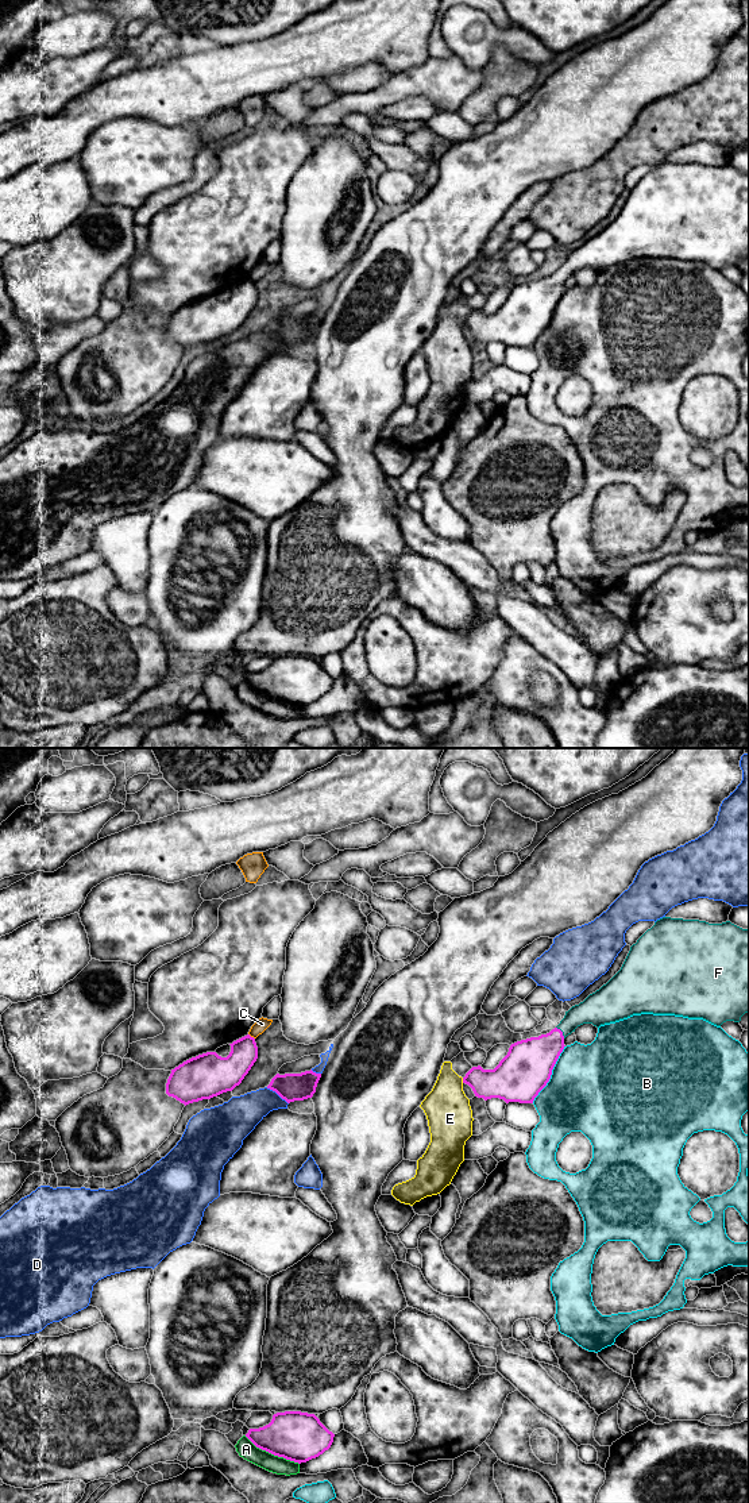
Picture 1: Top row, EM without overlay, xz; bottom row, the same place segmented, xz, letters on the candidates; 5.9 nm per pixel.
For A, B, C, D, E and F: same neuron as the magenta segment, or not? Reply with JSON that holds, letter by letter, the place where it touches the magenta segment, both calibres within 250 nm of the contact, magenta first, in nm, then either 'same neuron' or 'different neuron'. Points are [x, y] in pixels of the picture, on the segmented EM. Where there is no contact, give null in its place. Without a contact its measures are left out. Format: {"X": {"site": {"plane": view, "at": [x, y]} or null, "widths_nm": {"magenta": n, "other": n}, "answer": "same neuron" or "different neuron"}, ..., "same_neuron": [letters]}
{"A": {"site": {"plane": "xz", "at": [271, 1453]}, "widths_nm": {"magenta": 300, "other": 110}, "answer": "different neuron"}, "B": {"site": {"plane": "xz", "at": [551, 1074]}, "widths_nm": {"magenta": 300, "other": 500}, "answer": "different neuron"}, "C": {"site": {"plane": "xz", "at": [250, 1036]}, "widths_nm": {"magenta": 180, "other": 80}, "answer": "different neuron"}, "D": {"site": {"plane": "xz", "at": [277, 1093]}, "widths_nm": {"magenta": 160, "other": 220}, "answer": "different neuron"}, "E": {"site": {"plane": "xz", "at": [463, 1080]}, "widths_nm": {"magenta": 200, "other": 280}, "answer": "different neuron"}, "F": {"site": {"plane": "xz", "at": [562, 1032]}, "widths_nm": {"magenta": 260, "other": 190}, "answer": "same neuron"}, "same_neuron": ["F"]}

